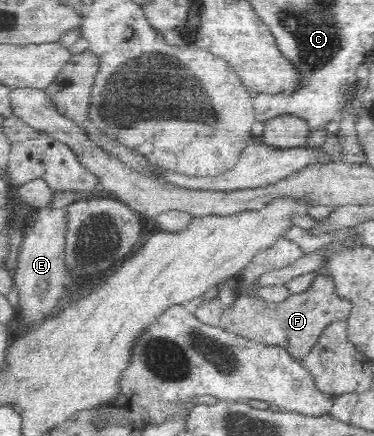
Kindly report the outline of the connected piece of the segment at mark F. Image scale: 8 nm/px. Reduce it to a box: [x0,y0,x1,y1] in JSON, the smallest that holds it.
[219,273,351,360]

